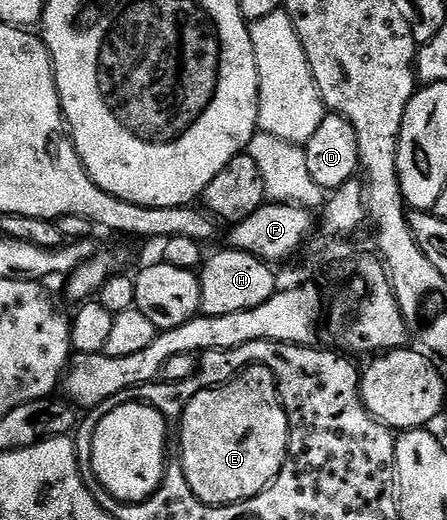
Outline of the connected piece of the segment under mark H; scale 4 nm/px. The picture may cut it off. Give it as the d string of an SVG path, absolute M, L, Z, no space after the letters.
M224 248L218 254L204 259L199 270L201 279L200 313L207 316L227 316L231 312L243 312L247 308L259 308L271 296L277 293L279 283L273 275L274 267L262 258L251 256L242 250Z

